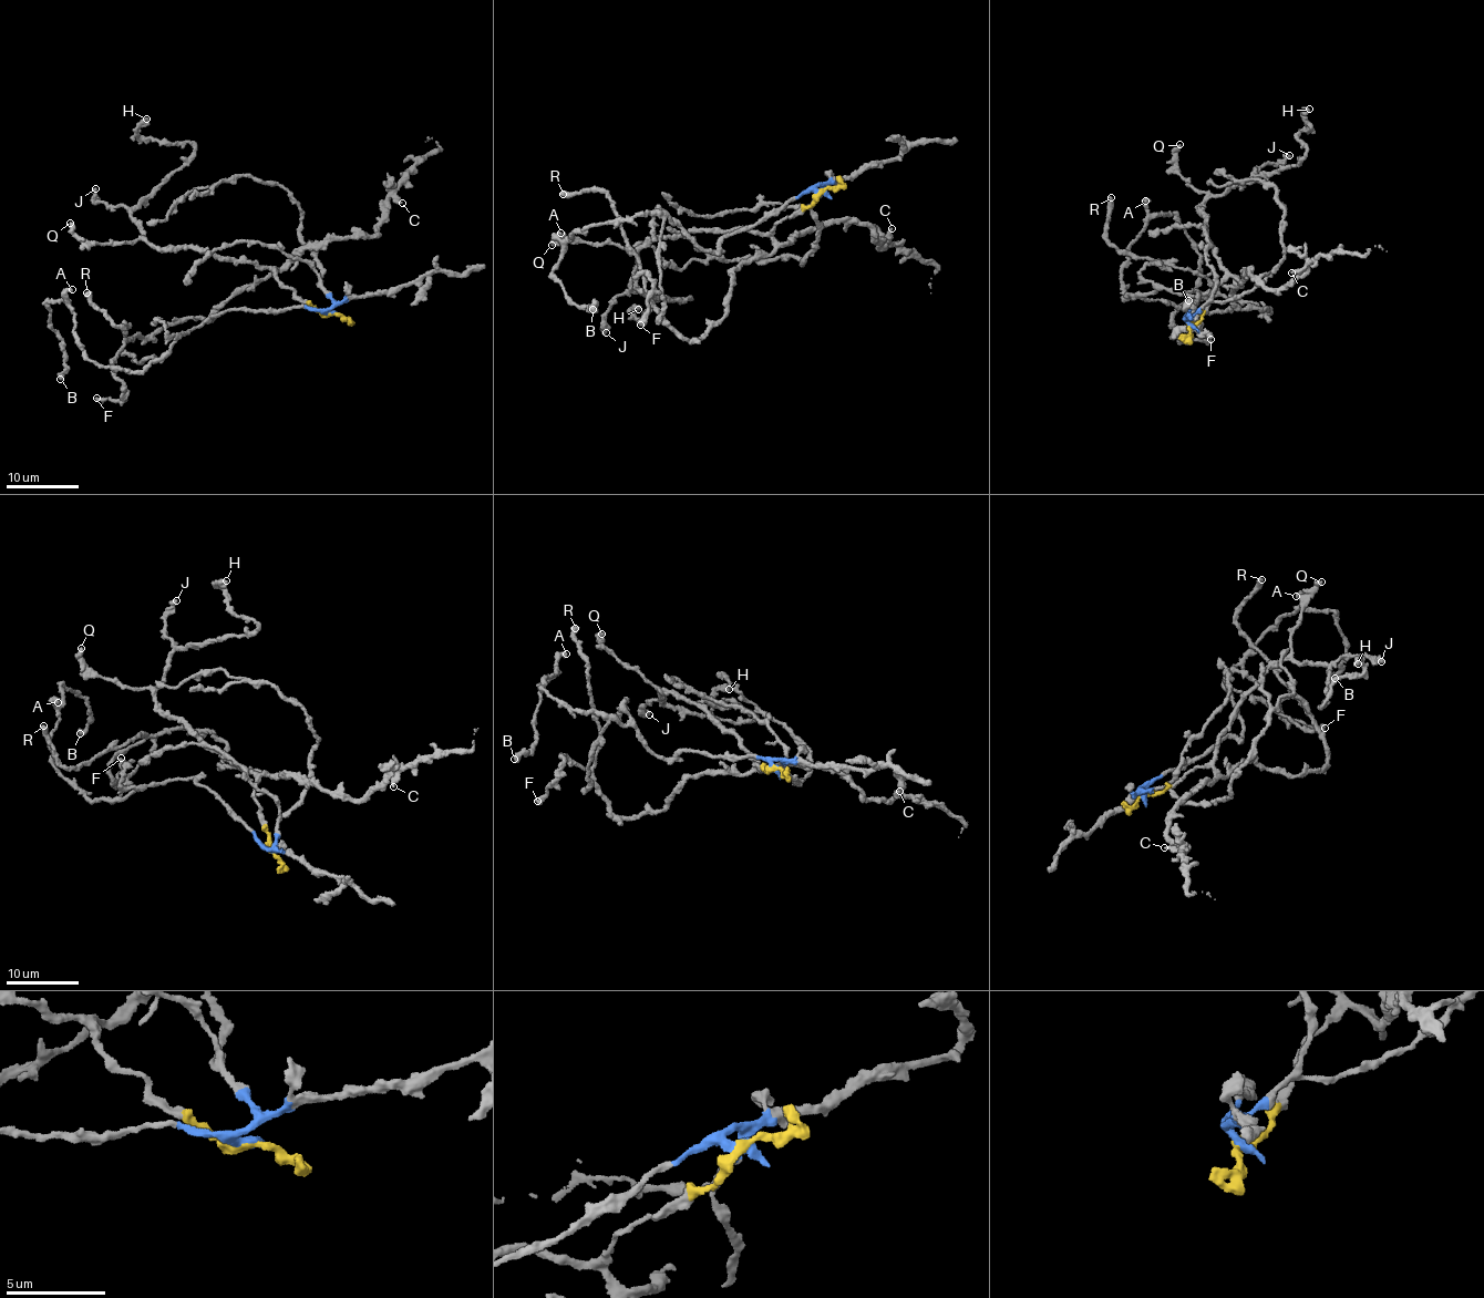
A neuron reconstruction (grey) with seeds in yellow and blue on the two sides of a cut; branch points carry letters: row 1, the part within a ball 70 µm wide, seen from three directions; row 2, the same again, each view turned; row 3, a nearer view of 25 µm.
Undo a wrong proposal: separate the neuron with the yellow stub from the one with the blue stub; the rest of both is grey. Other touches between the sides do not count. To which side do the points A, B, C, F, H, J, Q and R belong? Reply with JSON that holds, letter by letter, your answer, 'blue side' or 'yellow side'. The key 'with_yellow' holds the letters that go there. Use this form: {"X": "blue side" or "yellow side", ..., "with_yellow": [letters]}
{"A": "blue side", "B": "blue side", "C": "yellow side", "F": "yellow side", "H": "yellow side", "J": "yellow side", "Q": "yellow side", "R": "yellow side", "with_yellow": ["C", "F", "H", "J", "Q", "R"]}

